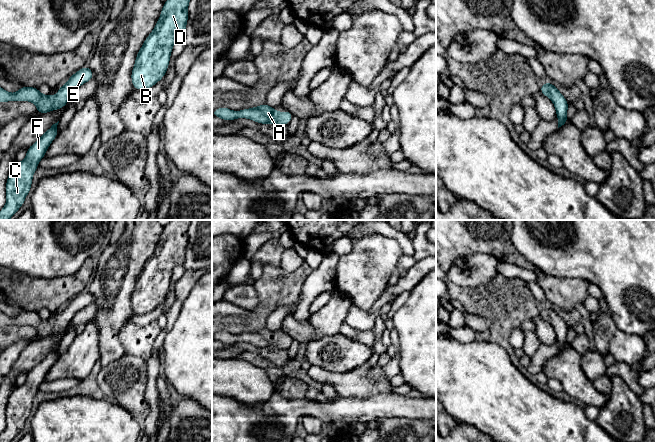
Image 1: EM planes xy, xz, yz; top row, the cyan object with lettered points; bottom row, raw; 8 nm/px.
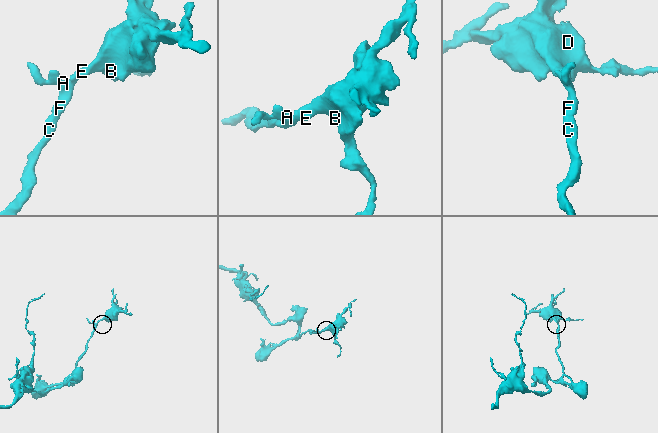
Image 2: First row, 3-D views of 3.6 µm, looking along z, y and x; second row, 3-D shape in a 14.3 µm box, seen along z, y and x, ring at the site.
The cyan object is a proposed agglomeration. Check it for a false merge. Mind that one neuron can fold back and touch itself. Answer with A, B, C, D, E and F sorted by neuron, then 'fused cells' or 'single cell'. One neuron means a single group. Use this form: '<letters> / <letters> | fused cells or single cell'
A B C D E F | single cell

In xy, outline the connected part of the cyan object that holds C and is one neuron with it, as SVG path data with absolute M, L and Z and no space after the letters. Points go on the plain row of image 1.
M59 345L53 348L33 369L28 371L26 382L15 387L9 396L5 410L7 425L0 435L0 442L11 442L24 428L38 387L45 381L49 369L59 357L58 347Z

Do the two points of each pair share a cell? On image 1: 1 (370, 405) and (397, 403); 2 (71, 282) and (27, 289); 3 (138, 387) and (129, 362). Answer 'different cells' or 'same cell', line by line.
1: same cell
2: same cell
3: same cell

